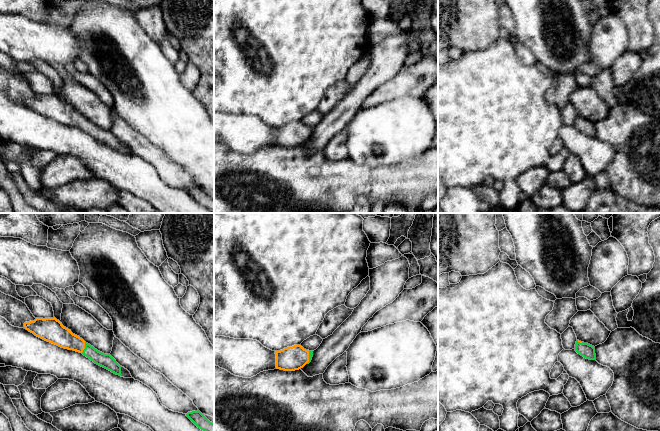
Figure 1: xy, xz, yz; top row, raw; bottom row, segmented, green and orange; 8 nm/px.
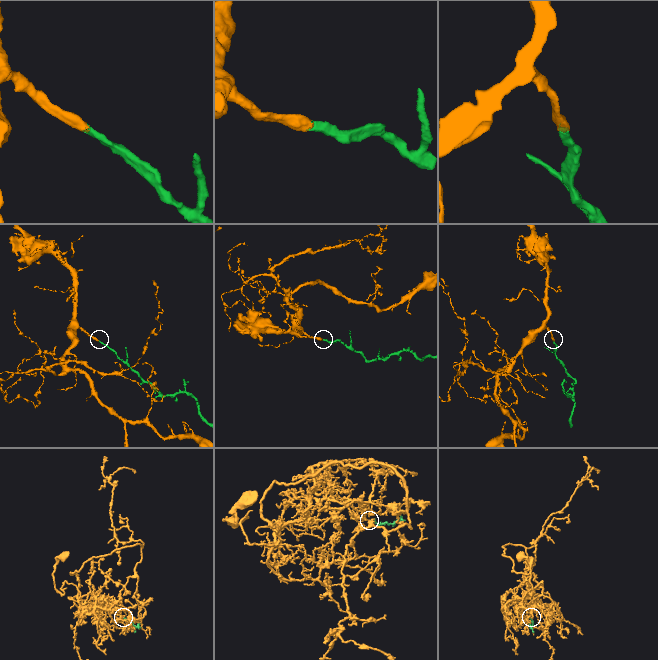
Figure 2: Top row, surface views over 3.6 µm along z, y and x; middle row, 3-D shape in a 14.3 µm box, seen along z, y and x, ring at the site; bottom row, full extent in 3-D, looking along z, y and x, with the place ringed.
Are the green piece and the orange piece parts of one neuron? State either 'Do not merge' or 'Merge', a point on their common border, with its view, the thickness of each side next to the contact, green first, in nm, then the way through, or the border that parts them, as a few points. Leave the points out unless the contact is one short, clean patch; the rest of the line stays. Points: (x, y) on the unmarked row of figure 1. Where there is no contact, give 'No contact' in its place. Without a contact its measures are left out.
Merge. Touches green at xy (85, 123). Thickness 120 nm (green) against 170 nm. Path across: xy (106, 137), (98, 134), (85, 123), (57, 110)

